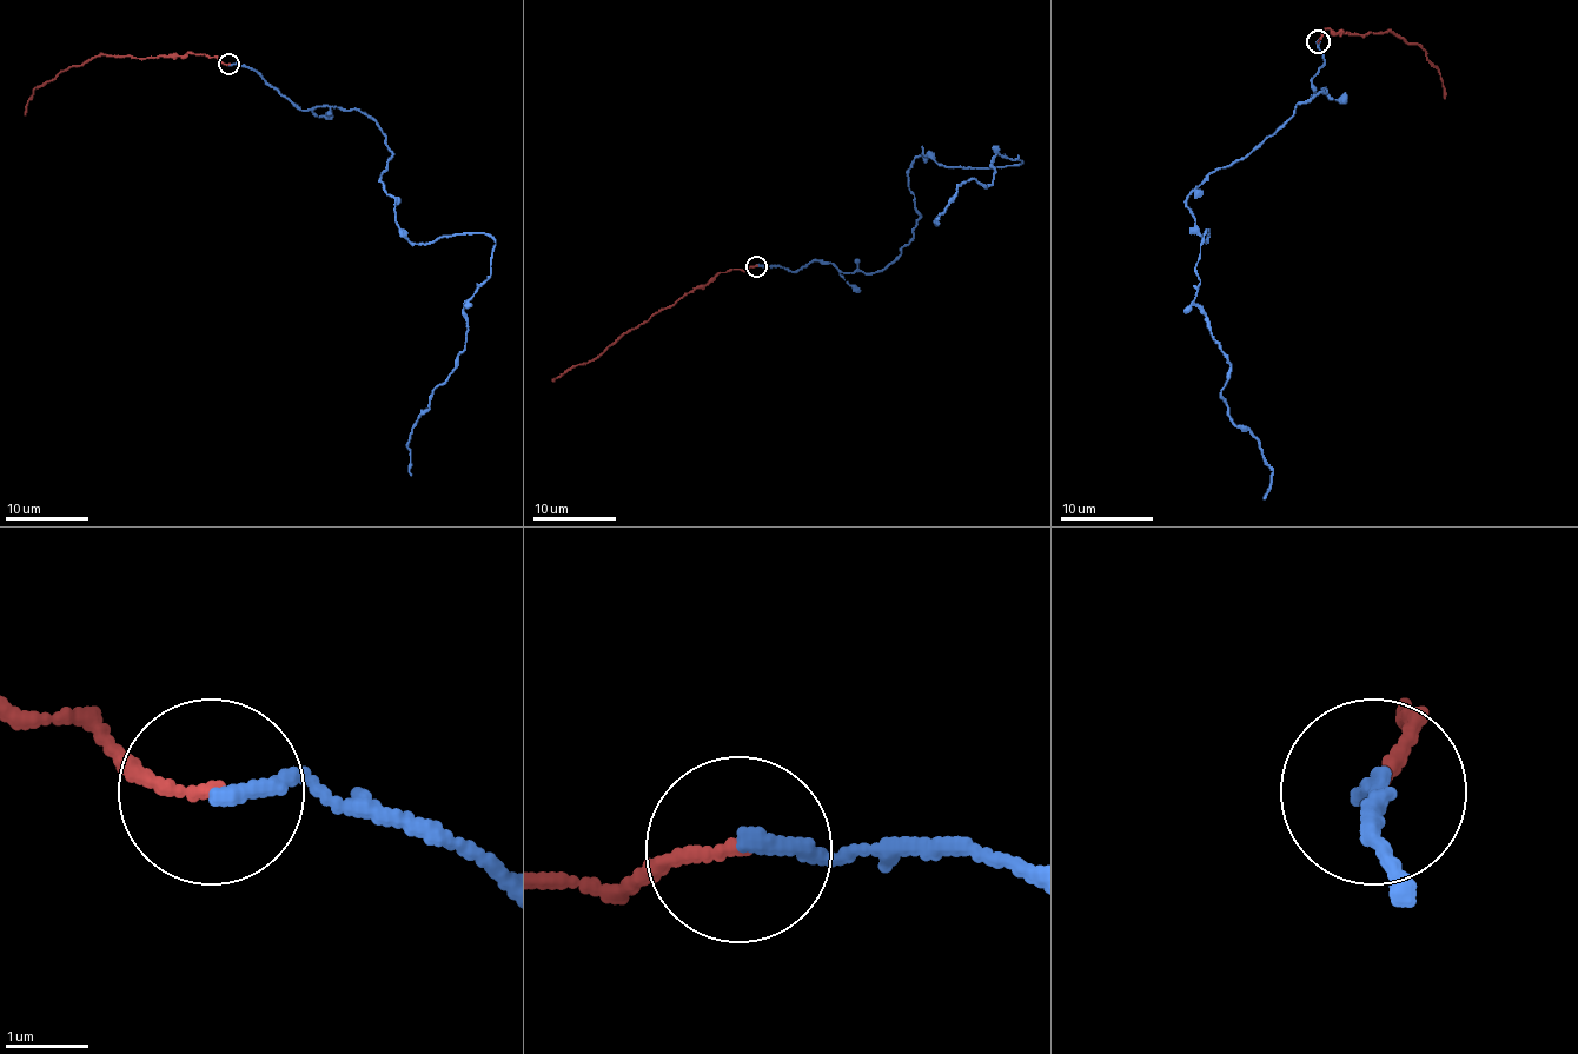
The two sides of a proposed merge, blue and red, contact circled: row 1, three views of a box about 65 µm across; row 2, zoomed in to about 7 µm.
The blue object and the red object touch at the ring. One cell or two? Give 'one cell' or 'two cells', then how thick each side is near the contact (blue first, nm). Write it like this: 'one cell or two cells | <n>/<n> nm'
one cell | 200/150 nm

